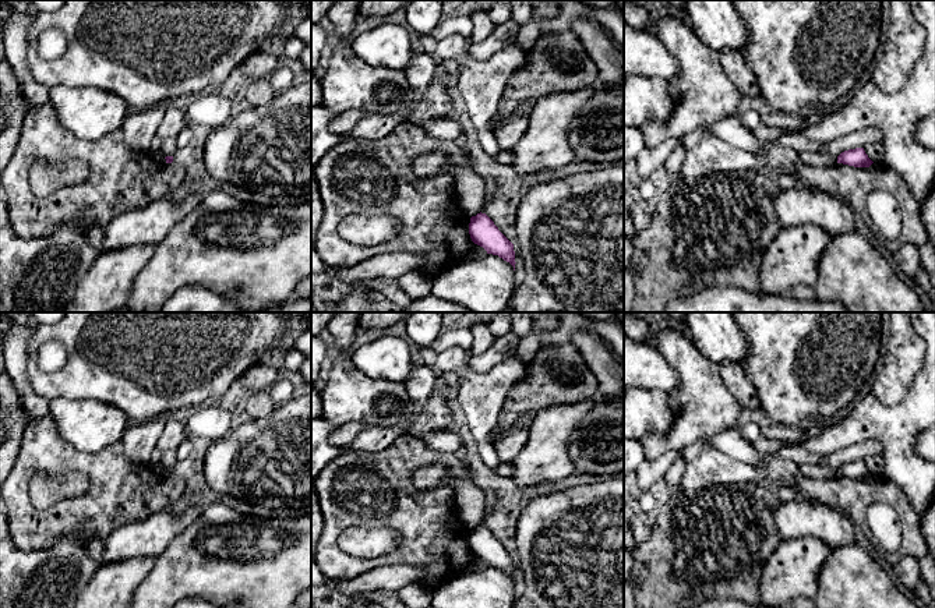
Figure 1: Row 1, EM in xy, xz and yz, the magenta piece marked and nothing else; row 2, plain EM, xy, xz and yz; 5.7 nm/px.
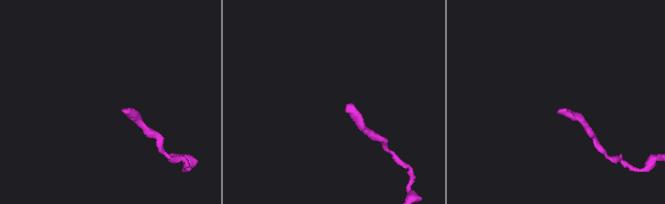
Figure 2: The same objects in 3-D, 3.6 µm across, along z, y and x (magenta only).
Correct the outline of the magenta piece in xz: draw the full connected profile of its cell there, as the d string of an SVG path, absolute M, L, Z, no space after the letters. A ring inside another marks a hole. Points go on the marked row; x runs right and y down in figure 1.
M480 212L470 218L469 234L474 244L483 247L487 254L498 255L509 262L515 271L514 244L498 230L486 213Z

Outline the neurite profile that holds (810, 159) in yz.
M801 152L798 153L798 158L805 163L807 166L818 167L818 166L833 166L837 163L837 158L832 155L821 155L818 153L808 153L808 152Z

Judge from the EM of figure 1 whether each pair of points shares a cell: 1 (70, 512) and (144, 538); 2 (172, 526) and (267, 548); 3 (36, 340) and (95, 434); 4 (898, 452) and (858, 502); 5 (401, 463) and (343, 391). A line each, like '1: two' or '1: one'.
1: two
2: two
3: two
4: two
5: two

